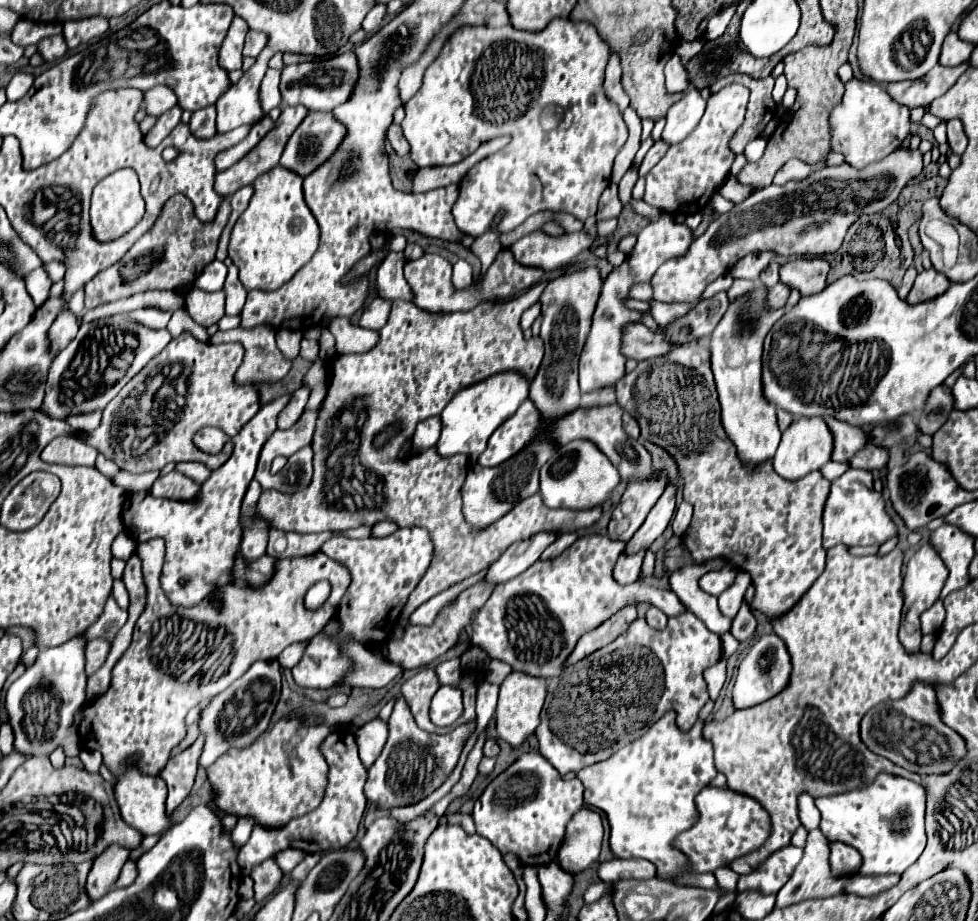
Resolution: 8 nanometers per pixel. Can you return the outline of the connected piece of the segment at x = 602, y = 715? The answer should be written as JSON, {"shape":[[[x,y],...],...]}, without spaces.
{"shape":[[[690,611],[678,617],[670,617],[664,631],[648,629],[648,623],[640,615],[632,623],[632,627],[618,639],[614,639],[610,645],[566,667],[558,677],[548,681],[546,703],[540,715],[540,725],[534,733],[540,743],[540,753],[554,767],[558,767],[562,775],[566,775],[568,771],[578,773],[586,765],[608,759],[614,751],[638,739],[656,719],[660,719],[670,709],[678,713],[680,729],[688,731],[696,723],[700,709],[708,701],[702,671],[718,663],[720,657],[722,657],[720,635],[712,633]]]}

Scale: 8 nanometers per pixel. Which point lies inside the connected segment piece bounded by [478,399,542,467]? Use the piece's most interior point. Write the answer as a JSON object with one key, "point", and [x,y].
{"point":[524,425]}

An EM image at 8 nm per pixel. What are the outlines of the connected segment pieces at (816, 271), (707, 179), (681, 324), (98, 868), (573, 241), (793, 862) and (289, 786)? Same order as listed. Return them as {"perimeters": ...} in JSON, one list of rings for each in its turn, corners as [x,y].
{"perimeters":[[[[798,257],[780,269],[780,281],[798,289],[804,295],[818,293],[826,287],[830,263],[824,257]]],[[[728,85],[718,93],[712,93],[698,127],[682,143],[670,147],[662,161],[646,175],[644,201],[672,215],[702,209],[732,167],[736,155],[730,151],[728,143],[734,137],[734,131],[744,123],[746,103],[748,91],[744,85]]],[[[720,291],[710,299],[698,301],[684,317],[664,327],[662,333],[670,337],[670,343],[678,345],[686,345],[702,337],[708,337],[714,331],[716,323],[722,319],[726,307],[728,307],[728,295],[726,291]]],[[[108,847],[98,859],[94,859],[86,879],[86,893],[90,901],[98,901],[116,885],[120,869],[126,861],[128,849],[124,847]]],[[[542,229],[518,239],[510,245],[518,263],[526,267],[542,267],[544,271],[556,271],[562,265],[574,261],[584,249],[592,245],[592,237],[586,233],[562,233],[548,235]]],[[[794,845],[778,849],[756,871],[752,871],[748,875],[740,875],[738,891],[756,889],[764,895],[778,893],[784,887],[784,883],[790,879],[792,871],[796,869],[800,859],[802,859],[802,849],[798,849]]],[[[294,711],[294,715],[290,715],[290,719],[278,721],[272,729],[268,729],[264,735],[260,735],[250,747],[246,747],[242,751],[230,749],[230,751],[226,751],[226,755],[222,755],[222,759],[218,759],[214,765],[210,765],[206,769],[208,779],[218,795],[216,797],[218,809],[222,809],[226,813],[236,813],[238,817],[248,815],[258,825],[264,825],[264,827],[280,827],[280,825],[286,825],[290,819],[302,817],[304,813],[318,807],[318,803],[324,795],[326,773],[328,773],[326,759],[322,757],[318,747],[326,739],[326,735],[330,735],[334,731],[334,727],[328,727],[328,725],[304,727],[304,725],[300,725],[298,715],[300,715],[300,711]]]]}

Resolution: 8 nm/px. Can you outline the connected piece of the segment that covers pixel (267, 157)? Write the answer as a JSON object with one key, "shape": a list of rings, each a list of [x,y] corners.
{"shape":[[[284,107],[284,109],[282,109],[282,115],[278,117],[278,121],[276,121],[276,125],[274,125],[274,129],[268,131],[268,135],[266,135],[246,157],[242,157],[236,165],[232,165],[230,169],[220,171],[220,173],[216,175],[214,191],[216,191],[218,195],[222,195],[222,197],[230,197],[230,195],[234,195],[240,187],[252,185],[252,181],[254,181],[258,175],[262,175],[262,173],[270,171],[272,167],[276,167],[276,165],[278,165],[278,159],[280,159],[280,155],[282,155],[282,151],[284,151],[286,141],[290,139],[290,135],[294,133],[294,129],[302,123],[302,119],[306,117],[306,113],[308,113],[308,111],[306,111],[304,107]]]}

